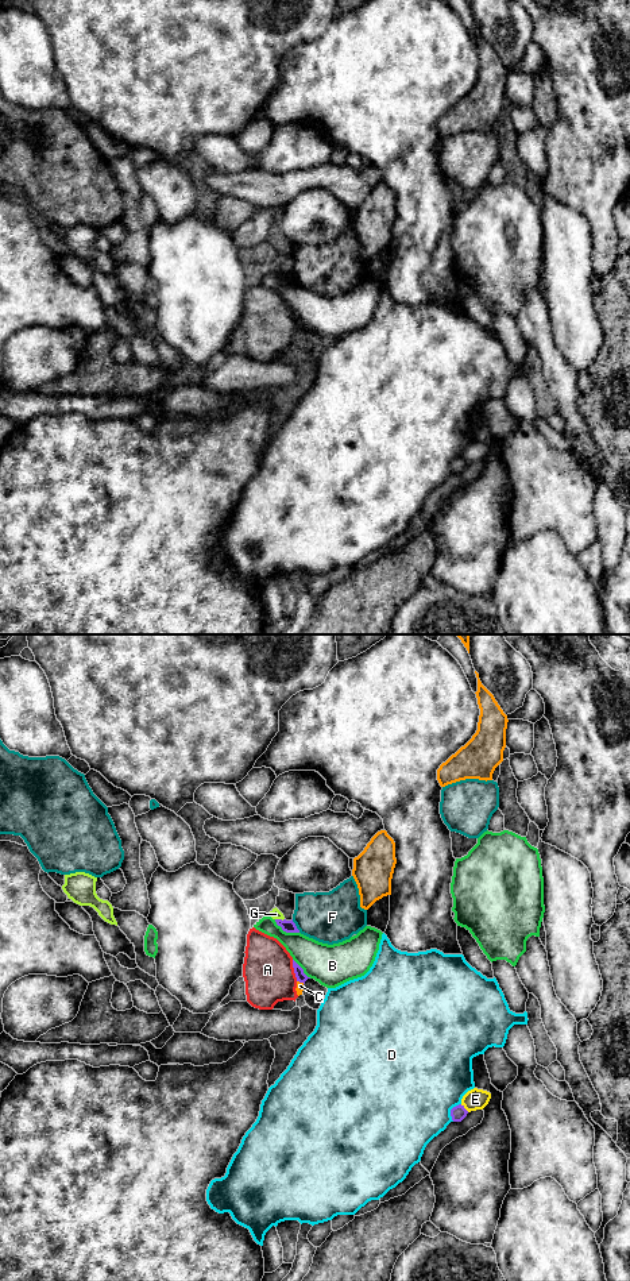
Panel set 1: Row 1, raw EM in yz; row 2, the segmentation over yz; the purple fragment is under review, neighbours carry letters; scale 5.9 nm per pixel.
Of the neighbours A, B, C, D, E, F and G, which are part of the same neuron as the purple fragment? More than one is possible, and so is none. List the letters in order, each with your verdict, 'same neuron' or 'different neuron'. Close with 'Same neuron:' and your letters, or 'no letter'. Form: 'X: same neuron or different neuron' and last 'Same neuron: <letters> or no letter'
A: different neuron
B: different neuron
C: different neuron
D: different neuron
E: different neuron
F: different neuron
G: different neuron
Same neuron: no letter

